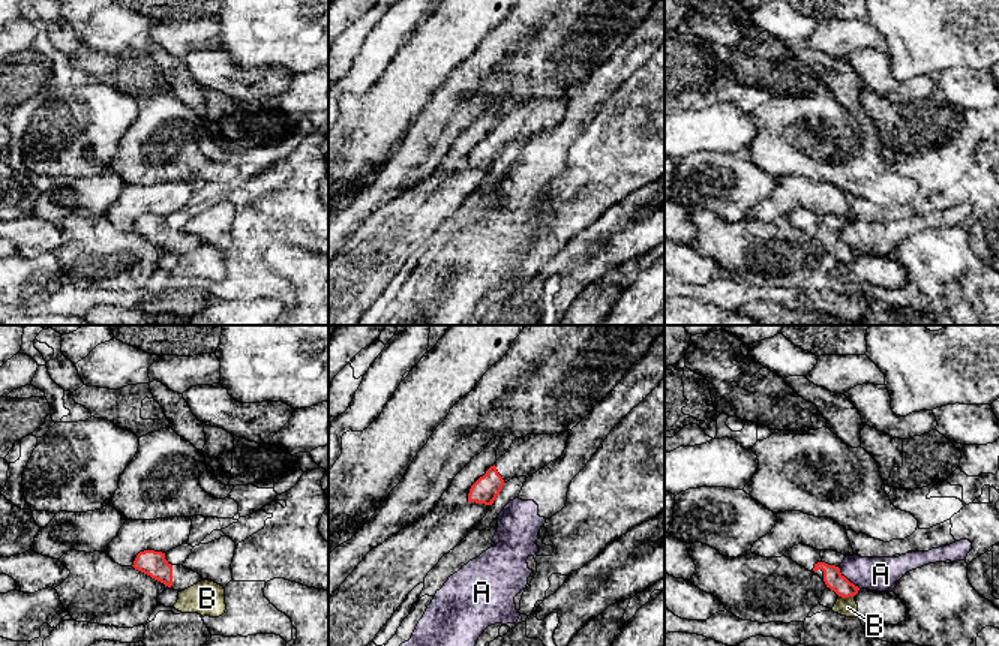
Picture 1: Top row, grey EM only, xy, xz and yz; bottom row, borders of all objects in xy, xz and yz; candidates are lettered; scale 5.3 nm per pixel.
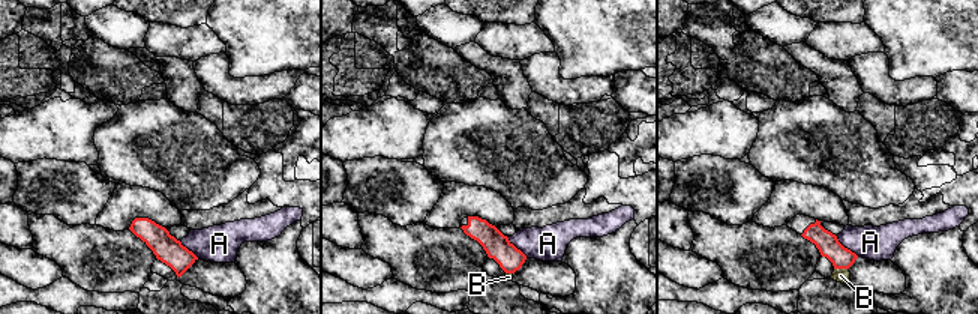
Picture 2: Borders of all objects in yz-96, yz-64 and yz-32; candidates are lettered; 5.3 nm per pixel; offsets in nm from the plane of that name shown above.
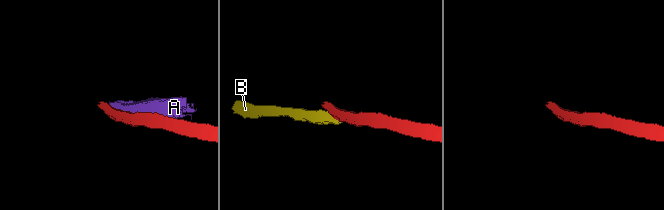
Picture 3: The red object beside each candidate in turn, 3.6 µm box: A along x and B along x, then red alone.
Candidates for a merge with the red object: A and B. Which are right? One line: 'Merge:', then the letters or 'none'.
Merge: none

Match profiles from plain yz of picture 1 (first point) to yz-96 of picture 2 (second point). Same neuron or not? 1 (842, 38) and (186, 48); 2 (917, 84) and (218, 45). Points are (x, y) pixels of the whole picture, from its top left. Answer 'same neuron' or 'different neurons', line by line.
1: same neuron
2: different neurons

